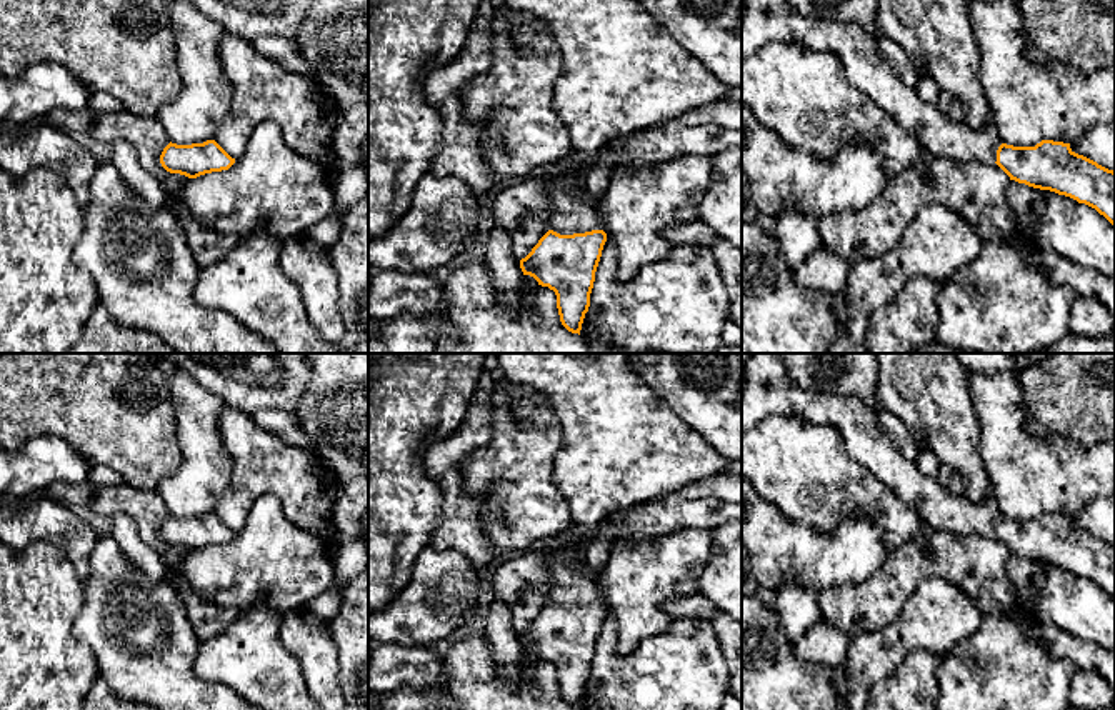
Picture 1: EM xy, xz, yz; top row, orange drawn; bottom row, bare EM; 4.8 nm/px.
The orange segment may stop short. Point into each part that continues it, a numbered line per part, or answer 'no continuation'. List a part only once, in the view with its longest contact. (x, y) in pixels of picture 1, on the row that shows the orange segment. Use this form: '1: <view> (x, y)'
1: xz (572, 212)

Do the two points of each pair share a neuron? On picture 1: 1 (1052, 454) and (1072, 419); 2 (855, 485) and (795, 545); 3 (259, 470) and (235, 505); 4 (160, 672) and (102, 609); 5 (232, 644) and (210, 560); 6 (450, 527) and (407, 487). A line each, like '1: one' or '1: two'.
1: two
2: two
3: one
4: one
5: two
6: two

